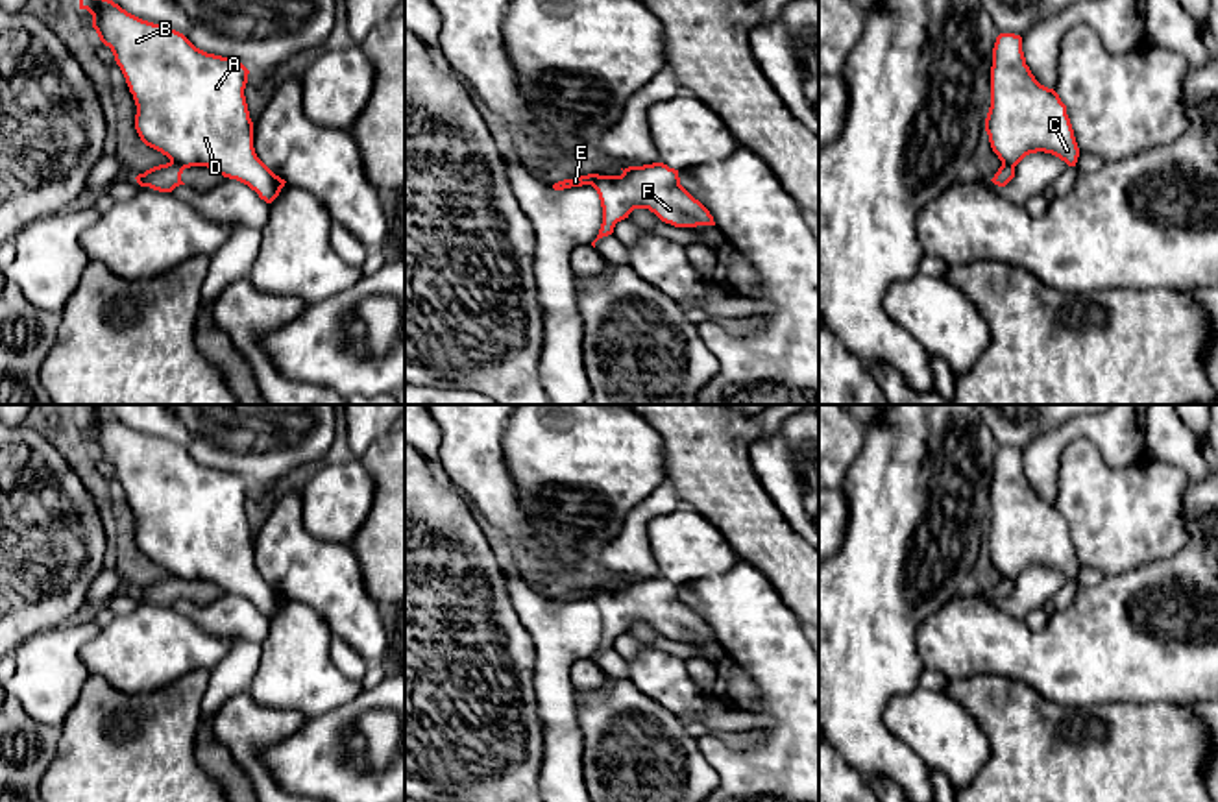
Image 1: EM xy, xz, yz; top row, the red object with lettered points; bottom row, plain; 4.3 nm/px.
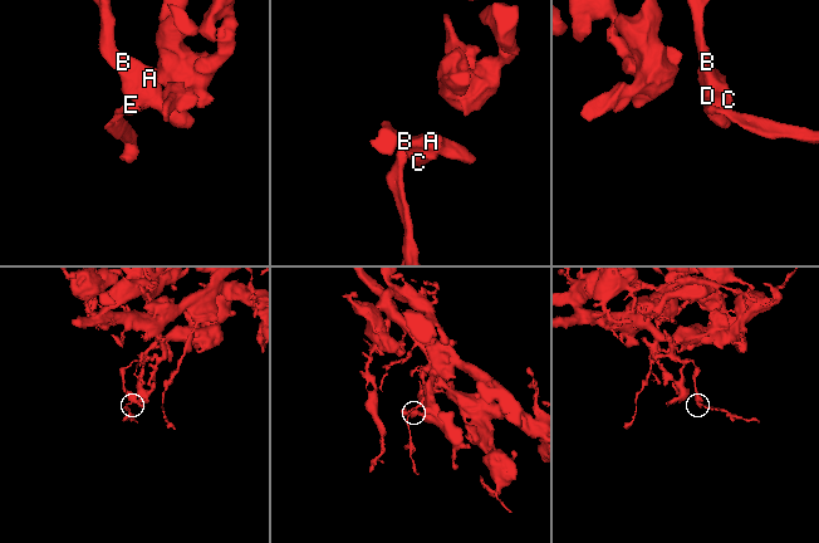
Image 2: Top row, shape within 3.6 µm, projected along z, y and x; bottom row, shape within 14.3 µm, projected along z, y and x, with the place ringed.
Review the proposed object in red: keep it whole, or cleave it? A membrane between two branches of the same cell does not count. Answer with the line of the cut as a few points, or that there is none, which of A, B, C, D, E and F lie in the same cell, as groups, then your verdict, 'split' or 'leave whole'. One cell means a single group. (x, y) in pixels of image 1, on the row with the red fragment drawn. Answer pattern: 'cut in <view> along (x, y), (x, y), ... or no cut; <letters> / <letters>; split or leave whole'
cut in xy along (170, 159), (185, 167); A B C D F / E; split

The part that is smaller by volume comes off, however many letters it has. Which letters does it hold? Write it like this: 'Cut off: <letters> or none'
Cut off: E

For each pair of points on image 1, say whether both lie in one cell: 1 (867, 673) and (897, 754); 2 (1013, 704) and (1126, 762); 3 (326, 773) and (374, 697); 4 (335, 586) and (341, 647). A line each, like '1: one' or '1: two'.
1: one
2: one
3: one
4: two

